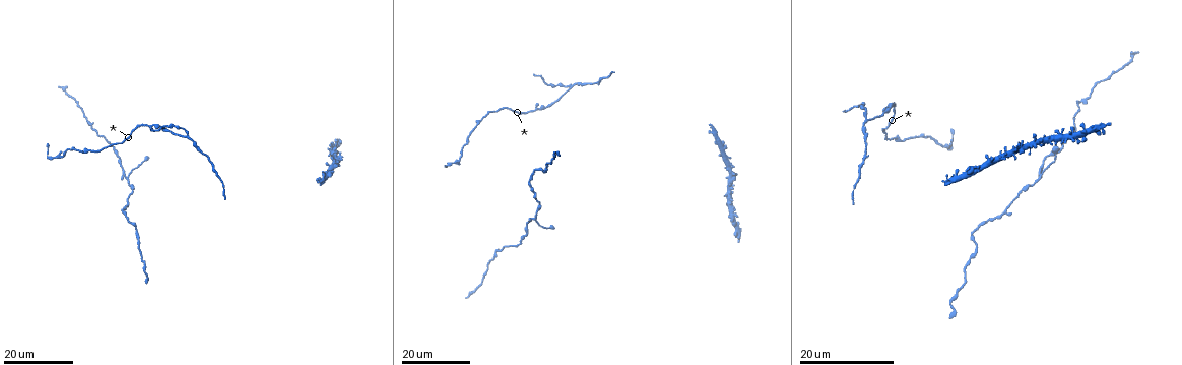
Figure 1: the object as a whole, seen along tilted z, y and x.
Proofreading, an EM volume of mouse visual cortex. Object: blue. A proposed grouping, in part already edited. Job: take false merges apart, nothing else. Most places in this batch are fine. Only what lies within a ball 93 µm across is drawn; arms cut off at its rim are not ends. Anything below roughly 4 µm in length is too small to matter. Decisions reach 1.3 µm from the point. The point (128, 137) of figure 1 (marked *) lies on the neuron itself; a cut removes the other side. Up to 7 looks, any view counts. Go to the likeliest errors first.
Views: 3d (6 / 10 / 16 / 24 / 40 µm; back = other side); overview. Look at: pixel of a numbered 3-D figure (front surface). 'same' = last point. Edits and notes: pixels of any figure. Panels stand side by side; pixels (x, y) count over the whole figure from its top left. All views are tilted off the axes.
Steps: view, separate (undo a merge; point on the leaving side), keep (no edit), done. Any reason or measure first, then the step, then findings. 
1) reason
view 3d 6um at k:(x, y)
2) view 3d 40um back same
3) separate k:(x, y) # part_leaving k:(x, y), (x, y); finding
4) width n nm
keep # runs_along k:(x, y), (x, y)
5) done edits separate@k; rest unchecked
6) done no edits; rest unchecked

small branch off a trunk
view 3d 24um at 1:(1040, 175)

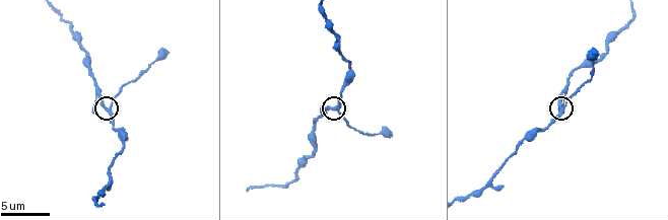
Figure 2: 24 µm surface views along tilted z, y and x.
view 3d 6um at 2:(109, 107)

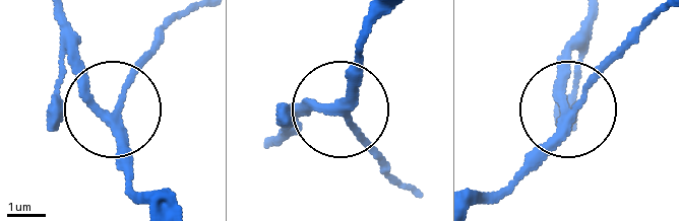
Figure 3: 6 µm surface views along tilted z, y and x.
side_arm 10 um; arms 4
keep # one neuron here

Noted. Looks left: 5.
view 3d 16um at 2:(93, 198)

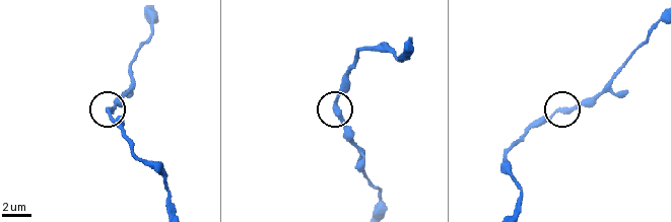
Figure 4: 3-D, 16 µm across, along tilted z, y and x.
keep # all the same neuron

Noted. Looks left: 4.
three-way junction
view 3d 24um at 1:(189, 137)

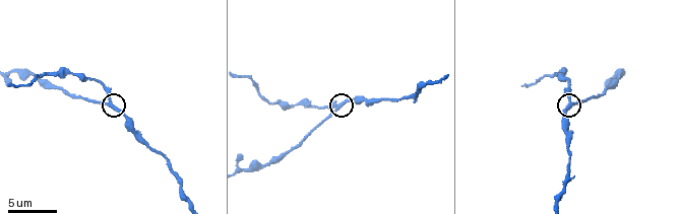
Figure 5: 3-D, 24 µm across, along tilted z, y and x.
view 3d 6um at 5:(111, 105)

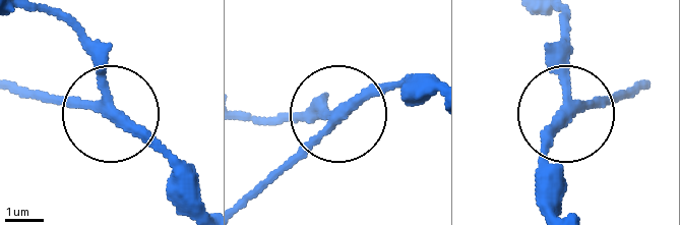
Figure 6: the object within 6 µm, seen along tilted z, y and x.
arms 3
keep # runs_along 6:(23, 87), (111, 100), (81, 24); all the same neuron

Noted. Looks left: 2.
thick turns thin
view 3d 16um at 1:(1077, 103)

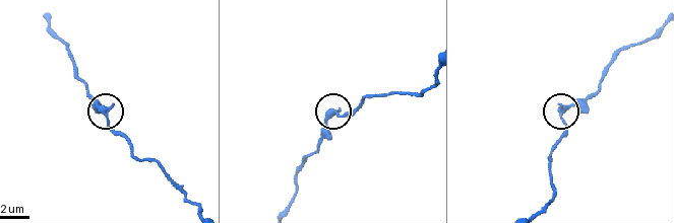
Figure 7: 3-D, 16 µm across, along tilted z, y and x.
view 3d 6um at 7:(334, 110)

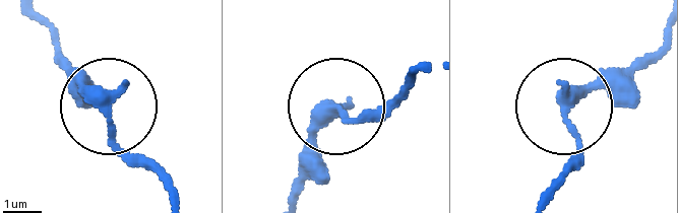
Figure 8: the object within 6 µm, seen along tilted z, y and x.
keep # runs_along 8:(544, 196), (574, 157), (564, 112), (659, 60); all the same neuron

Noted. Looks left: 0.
done no edits; rest unchecked

